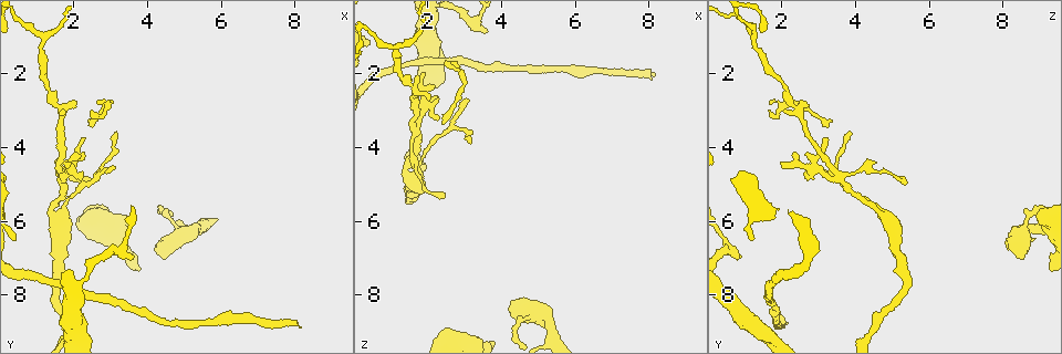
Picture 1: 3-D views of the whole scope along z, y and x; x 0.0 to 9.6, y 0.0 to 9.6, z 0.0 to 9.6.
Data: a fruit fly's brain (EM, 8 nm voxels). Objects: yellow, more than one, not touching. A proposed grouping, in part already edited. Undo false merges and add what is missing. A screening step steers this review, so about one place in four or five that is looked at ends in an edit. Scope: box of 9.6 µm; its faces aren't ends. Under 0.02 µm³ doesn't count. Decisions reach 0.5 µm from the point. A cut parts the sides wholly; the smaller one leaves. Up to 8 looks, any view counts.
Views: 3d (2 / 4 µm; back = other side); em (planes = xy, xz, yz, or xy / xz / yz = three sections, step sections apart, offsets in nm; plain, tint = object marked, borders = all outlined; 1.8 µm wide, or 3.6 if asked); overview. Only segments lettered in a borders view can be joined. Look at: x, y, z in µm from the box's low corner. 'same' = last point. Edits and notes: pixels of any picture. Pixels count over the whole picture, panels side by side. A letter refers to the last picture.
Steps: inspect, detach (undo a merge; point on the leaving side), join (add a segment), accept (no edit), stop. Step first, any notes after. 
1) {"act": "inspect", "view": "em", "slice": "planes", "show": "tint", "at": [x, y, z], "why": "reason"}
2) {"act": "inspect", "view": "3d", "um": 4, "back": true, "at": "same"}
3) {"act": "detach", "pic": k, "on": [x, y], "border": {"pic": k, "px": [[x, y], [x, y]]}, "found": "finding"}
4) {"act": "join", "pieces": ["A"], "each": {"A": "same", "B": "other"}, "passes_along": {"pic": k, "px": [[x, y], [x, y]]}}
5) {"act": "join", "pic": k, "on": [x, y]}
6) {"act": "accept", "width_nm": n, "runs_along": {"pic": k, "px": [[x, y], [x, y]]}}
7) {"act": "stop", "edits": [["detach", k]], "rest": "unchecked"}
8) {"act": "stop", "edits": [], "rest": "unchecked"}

{"act": "inspect", "view": "em", "slice": "planes", "show": "borders", "at": [1.15, 1.05, 1.30], "why": "three arms meet"}

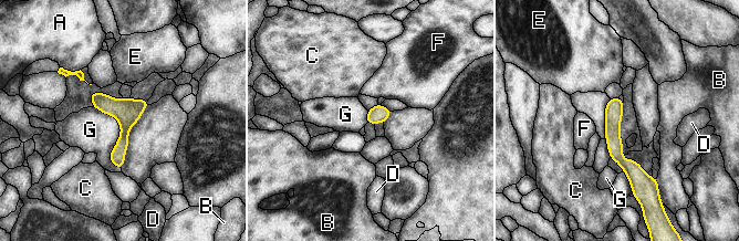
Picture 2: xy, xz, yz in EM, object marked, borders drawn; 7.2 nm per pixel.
{"act": "accept", "width_nm": 130, "each": {"A": "other", "B": "other", "C": "other", "D": "other", "E": "other", "F": "other", "G": "other"}, "border": {"pic": 2, "px": [[93, 106], [118, 124], [121, 169]]}, "found": "all the same neuron"}

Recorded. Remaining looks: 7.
{"act": "inspect", "view": "3d", "um": 2, "back": true, "at": [3.65, 6.95, 0.80], "why": "free end"}

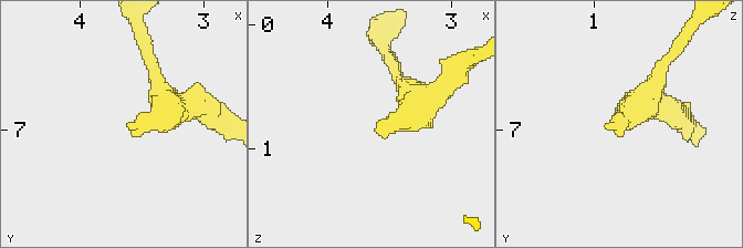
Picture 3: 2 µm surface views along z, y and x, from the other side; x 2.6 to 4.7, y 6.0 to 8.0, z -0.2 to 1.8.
{"act": "inspect", "view": "em", "slice": "xy", "step": 16, "show": "plain", "at": [3.62, 6.98, 0.84], "why": "now the EM"}

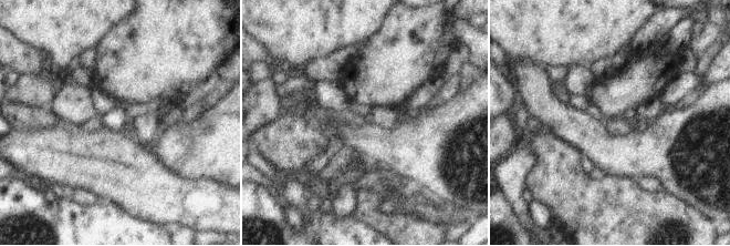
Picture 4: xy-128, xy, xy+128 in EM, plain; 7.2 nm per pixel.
{"act": "inspect", "view": "em", "slice": "xy", "step": 16, "show": "borders", "at": "same"}

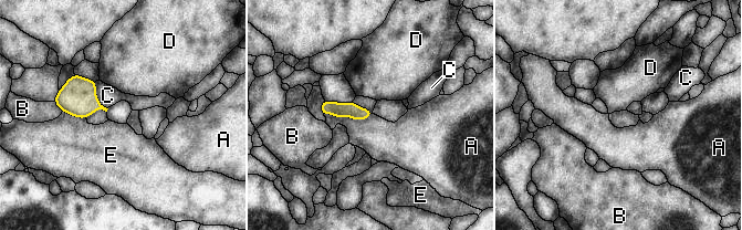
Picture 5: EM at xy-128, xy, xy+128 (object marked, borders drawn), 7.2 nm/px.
{"act": "accept", "longest_contact_nm": ["A", 360], "each": {"A": "other", "B": "other", "C": "other", "D": "other", "E": "other"}, "found": "none of them fits"}

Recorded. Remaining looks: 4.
{"act": "inspect", "view": "em", "slice": "planes", "show": "borders", "at": [1.70, 4.75, 3.60], "why": "four-way junction"}

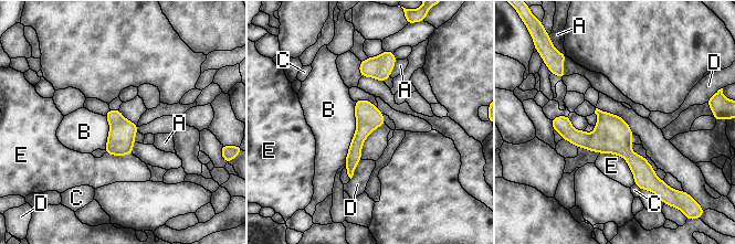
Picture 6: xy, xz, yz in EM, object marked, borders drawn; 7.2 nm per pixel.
{"act": "accept", "each": {"A": "other", "B": "other", "C": "other", "D": "other", "E": "other"}, "runs_along": {"pic": 6, "px": [[554, 122], [613, 140], [641, 186]]}, "found": "continuous, no second neuron"}

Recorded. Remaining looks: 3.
{"act": "stop", "edits": [], "rest": "unchecked"}

